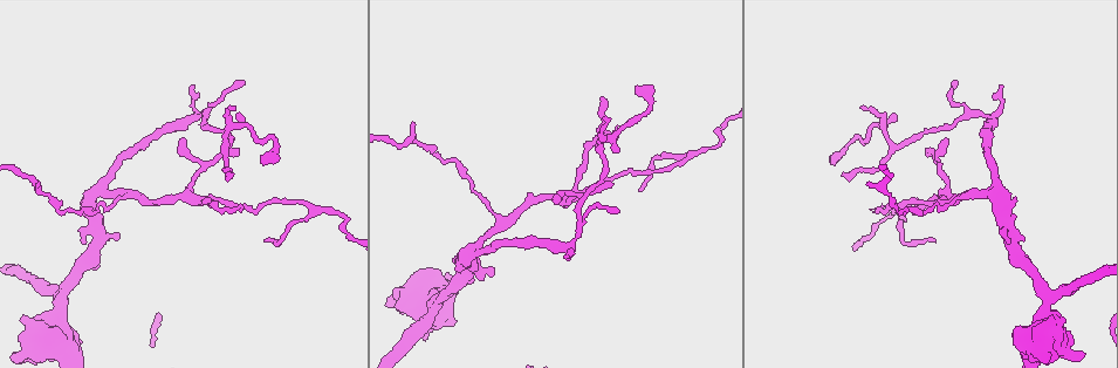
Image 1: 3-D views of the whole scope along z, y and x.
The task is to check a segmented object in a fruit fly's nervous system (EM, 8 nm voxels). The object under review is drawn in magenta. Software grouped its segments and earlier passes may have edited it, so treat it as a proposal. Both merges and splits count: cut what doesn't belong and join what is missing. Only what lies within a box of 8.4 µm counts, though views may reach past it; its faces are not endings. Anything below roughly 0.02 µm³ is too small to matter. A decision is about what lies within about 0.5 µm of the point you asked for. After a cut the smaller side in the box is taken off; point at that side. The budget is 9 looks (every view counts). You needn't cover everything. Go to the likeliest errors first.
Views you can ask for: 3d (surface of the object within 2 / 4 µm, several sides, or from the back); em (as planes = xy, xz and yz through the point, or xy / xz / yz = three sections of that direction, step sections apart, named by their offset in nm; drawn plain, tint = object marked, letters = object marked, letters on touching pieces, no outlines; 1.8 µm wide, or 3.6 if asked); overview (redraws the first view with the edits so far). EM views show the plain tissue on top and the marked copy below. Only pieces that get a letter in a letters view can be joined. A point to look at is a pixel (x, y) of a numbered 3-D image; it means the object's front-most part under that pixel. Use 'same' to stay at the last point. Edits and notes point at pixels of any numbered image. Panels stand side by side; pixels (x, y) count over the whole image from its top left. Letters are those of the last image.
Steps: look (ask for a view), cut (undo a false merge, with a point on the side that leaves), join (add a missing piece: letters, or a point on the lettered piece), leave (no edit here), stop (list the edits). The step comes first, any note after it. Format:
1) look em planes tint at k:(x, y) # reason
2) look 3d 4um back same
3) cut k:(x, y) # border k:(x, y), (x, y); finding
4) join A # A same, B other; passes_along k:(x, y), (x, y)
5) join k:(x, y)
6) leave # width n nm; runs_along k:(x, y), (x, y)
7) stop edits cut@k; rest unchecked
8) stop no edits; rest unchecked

look 3d 4um back at 1:(999, 190) # arms part here

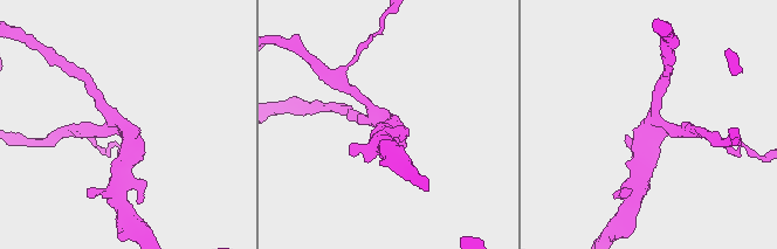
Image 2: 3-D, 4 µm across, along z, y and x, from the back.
look em 3.6um yz step 4 tint at 2:(125, 129) # now the EM

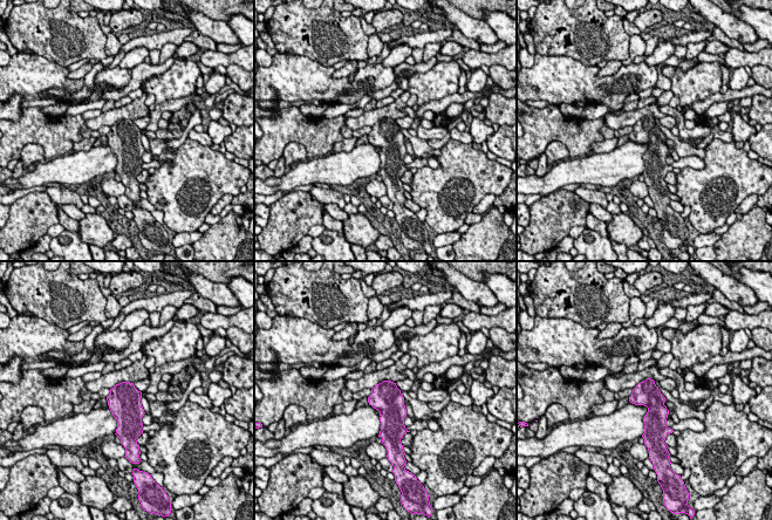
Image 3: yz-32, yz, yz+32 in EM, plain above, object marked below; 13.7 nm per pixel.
look em 3.6um xz step 4 letters same

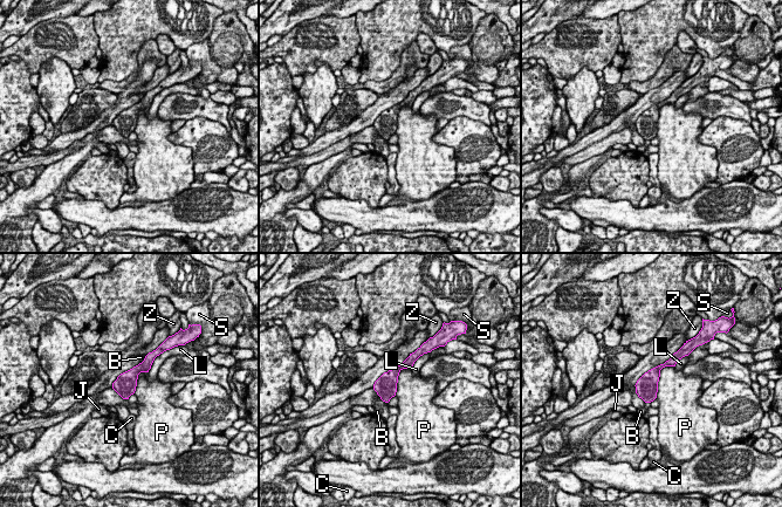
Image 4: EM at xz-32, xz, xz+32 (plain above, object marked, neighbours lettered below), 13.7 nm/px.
leave # B other, C other, J other, L other, P other, S other, Z other; border 4:(673, 365), (660, 370), (656, 397); continuous, no second neuron

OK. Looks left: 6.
look 3d 2um back at 1:(926, 153) # an open end

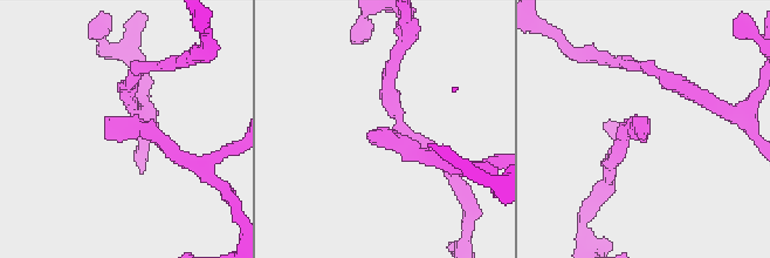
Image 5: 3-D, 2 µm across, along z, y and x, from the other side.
look em xz step 8 tint at 5:(107, 135) # need the tissue

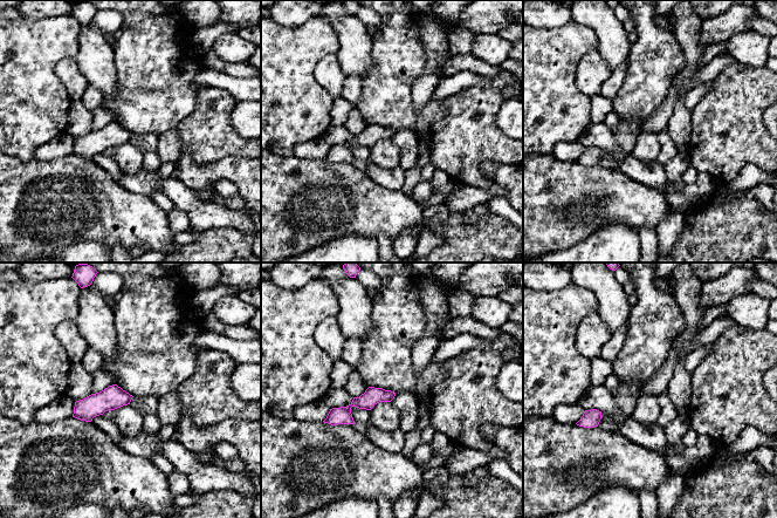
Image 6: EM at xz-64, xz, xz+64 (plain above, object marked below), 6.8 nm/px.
look em planes letters same # cut it another way

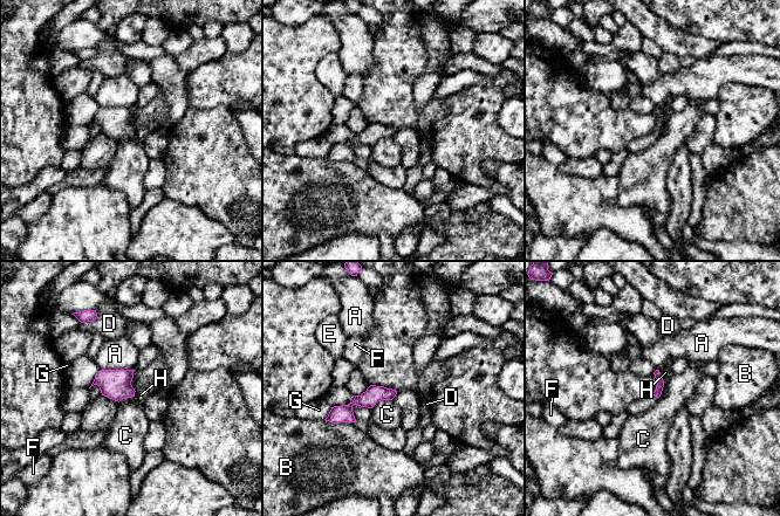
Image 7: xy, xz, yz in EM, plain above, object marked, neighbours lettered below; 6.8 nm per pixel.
leave # A other, B other, C other, D other, E other, F other, G other, H other; runs_along 7:(392, 392), (356, 400), (330, 418); no lettered piece goes on from it

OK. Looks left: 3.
look em planes letters at 1:(81, 341) # stops while still wide

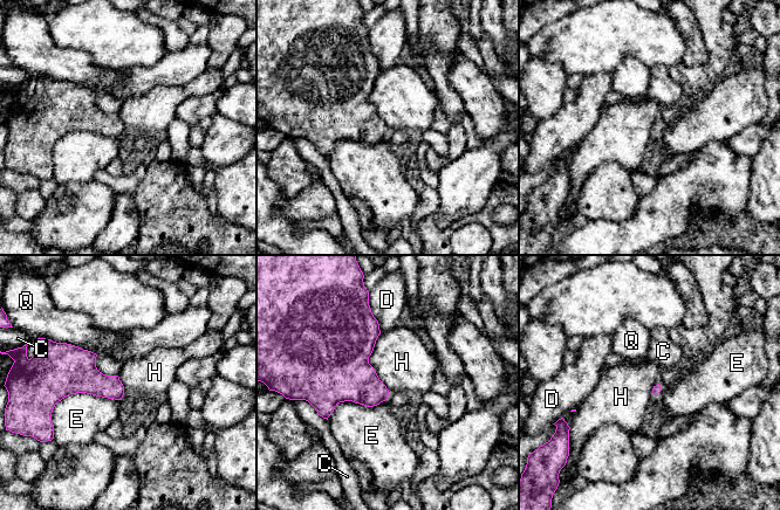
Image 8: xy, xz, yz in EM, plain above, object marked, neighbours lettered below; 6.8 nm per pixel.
leave # C other, D other, E other, H other, Q other; border 8:(380, 332), (369, 364), (389, 394); none of them fits

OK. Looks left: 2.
look em xz step 8 letters at 1:(999, 86) # thin end

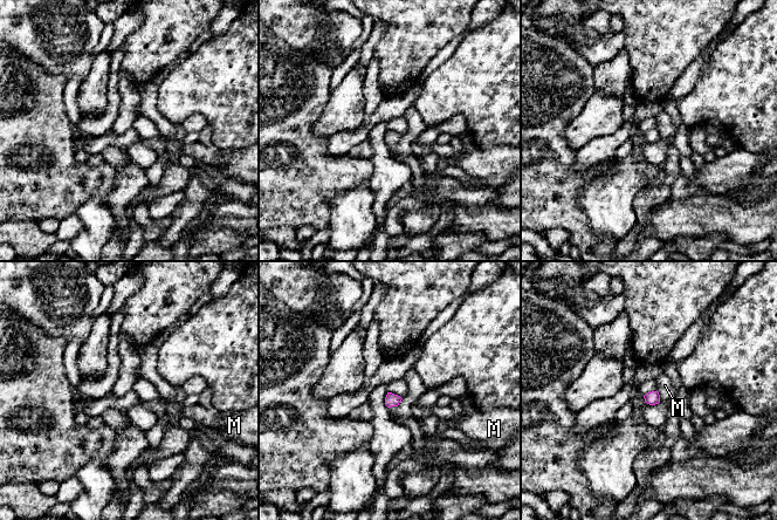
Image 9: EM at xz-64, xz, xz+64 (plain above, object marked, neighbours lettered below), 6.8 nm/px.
leave # M other; border 9:(657, 391), (660, 401); none of them fits

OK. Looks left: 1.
stop no edits; rest unchecked

